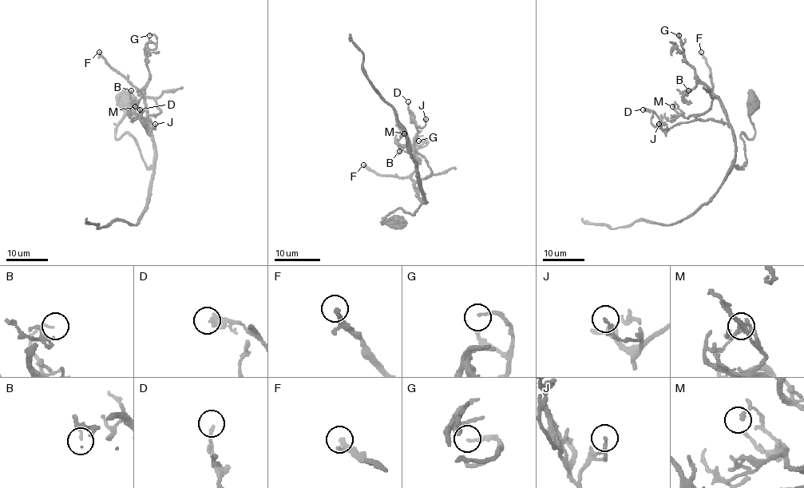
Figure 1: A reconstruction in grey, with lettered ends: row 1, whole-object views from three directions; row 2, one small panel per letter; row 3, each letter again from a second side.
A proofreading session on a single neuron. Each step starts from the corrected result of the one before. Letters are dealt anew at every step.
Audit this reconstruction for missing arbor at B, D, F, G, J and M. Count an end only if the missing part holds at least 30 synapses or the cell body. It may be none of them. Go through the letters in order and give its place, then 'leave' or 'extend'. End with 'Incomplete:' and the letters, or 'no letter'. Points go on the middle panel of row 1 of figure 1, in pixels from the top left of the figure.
B: place (399, 151); leave
D: place (408, 101); leave
F: place (363, 164); extend
G: place (418, 140); leave
J: place (425, 119); leave
M: place (404, 133); leave
Incomplete: F

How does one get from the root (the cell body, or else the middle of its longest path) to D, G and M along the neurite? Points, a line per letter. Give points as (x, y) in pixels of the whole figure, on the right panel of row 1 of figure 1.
D: (754, 102), (755, 132), (740, 136), (740, 167), (728, 124), (695, 120), (664, 130), (643, 109)
G: (754, 102), (755, 132), (740, 136), (746, 162), (737, 167), (726, 109), (686, 60), (679, 35)
M: (754, 102), (755, 132), (740, 136), (740, 167), (716, 98), (689, 117), (672, 106)

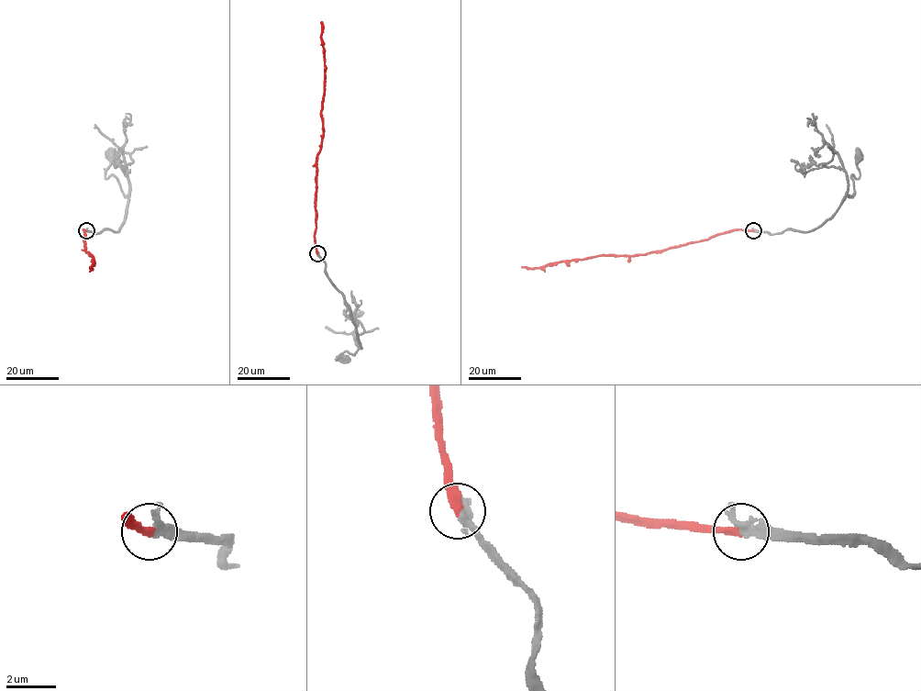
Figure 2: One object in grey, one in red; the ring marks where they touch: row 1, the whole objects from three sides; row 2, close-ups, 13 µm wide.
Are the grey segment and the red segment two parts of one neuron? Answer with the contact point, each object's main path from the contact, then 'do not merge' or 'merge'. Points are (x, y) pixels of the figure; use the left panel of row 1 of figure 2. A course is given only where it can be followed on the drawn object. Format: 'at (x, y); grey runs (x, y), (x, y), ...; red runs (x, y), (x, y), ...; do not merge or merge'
at (86, 230); grey runs (86, 230), (117, 232), (124, 223), (128, 195), (114, 176), (105, 177), (112, 156); red runs (86, 230), (83, 229), (85, 250), (94, 258), (89, 266); merge

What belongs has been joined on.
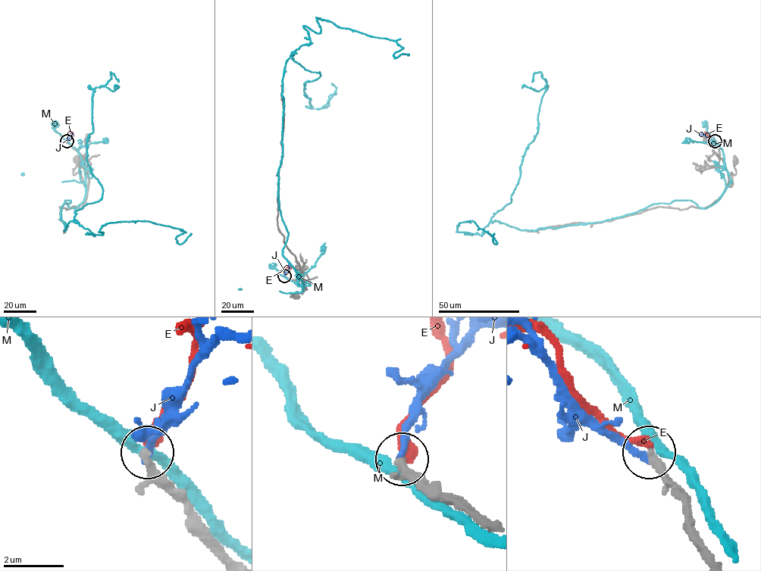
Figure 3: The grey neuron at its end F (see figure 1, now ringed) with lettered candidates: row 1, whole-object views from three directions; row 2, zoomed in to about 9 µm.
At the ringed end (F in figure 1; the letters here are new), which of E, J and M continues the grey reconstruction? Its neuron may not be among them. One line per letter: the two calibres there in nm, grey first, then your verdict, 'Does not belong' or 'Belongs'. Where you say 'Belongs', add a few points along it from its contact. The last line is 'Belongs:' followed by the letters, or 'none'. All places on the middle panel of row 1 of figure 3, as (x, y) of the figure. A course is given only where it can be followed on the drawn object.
E: Thickness 280 nm (grey) against 240 nm. Does not belong
J: Thickness 220 nm (grey) against 240 nm. Does not belong
M: Thickness 220 nm (grey) against 320 nm. Does not belong
Belongs: none

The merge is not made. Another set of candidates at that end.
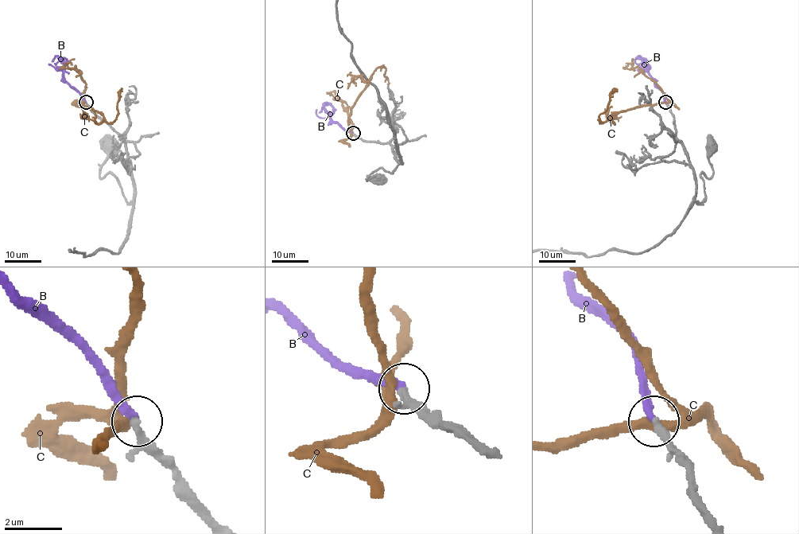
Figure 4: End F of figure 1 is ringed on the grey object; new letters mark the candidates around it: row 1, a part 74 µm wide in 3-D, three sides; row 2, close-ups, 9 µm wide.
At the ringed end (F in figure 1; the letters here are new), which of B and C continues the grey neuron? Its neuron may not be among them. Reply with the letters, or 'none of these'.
B

